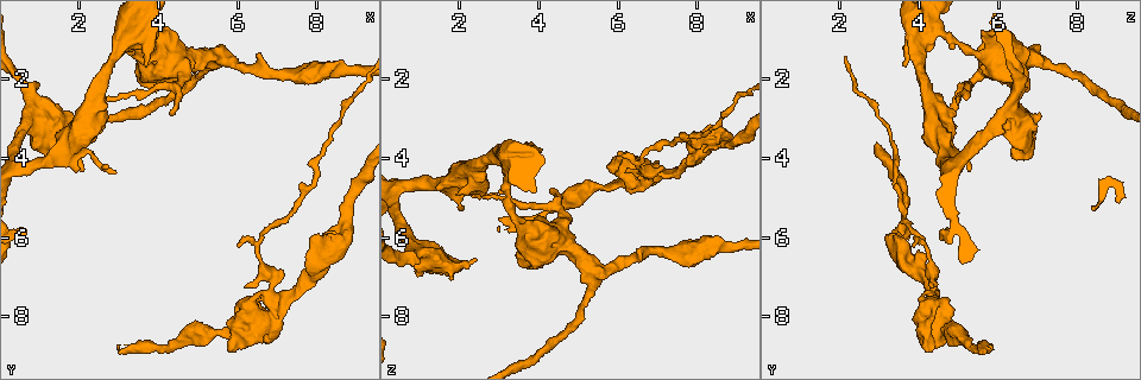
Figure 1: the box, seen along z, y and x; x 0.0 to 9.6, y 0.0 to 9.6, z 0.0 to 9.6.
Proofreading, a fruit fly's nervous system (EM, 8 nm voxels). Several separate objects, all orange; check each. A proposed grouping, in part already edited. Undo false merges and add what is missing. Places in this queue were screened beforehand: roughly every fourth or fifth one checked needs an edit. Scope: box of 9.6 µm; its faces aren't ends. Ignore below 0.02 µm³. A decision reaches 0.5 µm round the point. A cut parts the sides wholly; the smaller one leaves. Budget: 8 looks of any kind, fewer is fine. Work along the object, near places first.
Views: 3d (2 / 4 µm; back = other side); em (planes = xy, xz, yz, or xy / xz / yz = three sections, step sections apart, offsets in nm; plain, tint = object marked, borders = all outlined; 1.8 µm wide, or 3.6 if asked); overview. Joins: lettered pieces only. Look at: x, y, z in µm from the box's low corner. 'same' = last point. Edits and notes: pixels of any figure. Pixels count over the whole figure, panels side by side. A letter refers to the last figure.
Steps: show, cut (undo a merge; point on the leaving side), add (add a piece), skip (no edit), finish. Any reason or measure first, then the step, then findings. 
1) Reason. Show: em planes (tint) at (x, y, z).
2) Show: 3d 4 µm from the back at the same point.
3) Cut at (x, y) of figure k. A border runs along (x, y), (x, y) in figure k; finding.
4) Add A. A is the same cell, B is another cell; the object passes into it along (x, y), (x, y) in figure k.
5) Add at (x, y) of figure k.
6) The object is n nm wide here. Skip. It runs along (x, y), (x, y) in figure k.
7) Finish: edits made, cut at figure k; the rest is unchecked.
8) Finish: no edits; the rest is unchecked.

Abrupt turn. Show: em planes (borders) at (0.65, 2.95, 6.05).

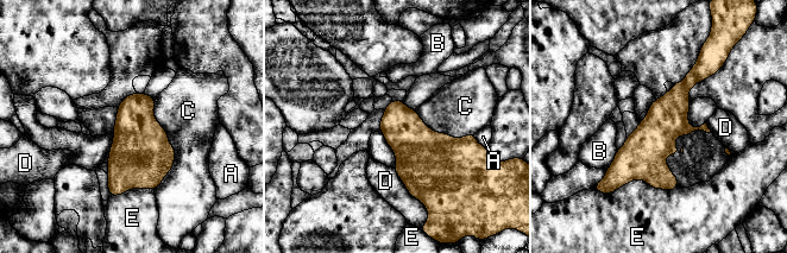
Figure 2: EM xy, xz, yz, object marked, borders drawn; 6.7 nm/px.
Skip. A, B, C, D and E are other cells; a border runs along (155, 97), (174, 164), (153, 189) in figure 2; one neuron here.

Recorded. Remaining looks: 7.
A narrow waist. Show: em xz step 8 (tint) at (5.65, 8.40, 4.75).

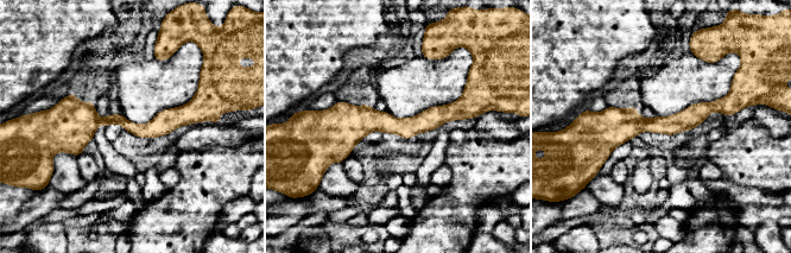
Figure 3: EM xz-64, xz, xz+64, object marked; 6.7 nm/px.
Another direction. Show: em planes (tint) at the same point.

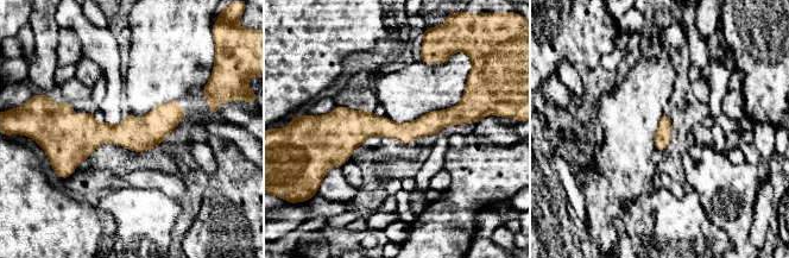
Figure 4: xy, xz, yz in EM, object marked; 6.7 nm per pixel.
Show: em planes (borders) at the same point.

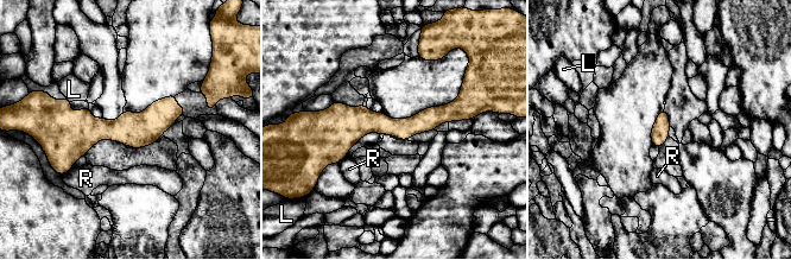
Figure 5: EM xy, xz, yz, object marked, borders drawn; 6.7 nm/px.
Skip. L and R are other cells; a border runs along (346, 156), (337, 163) in figure 5; continuous, no second neuron.

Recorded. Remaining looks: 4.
Three arms meet. Show: em planes (borders) at (6.80, 7.30, 4.40).

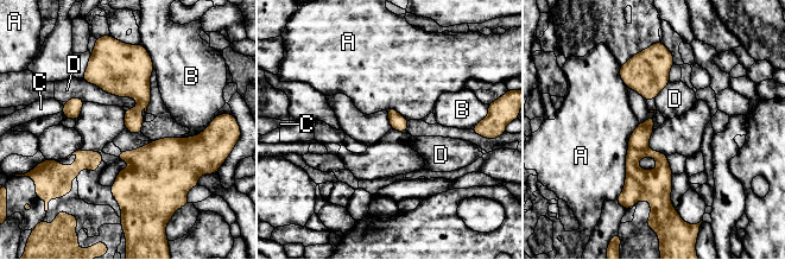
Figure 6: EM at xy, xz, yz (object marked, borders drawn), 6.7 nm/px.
Cut at (631, 194) of figure 6. A, B, C and D are other cells; a border runs along (628, 175), (638, 183), (639, 200) in figure 6; two neurons meet here.

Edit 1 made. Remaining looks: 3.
See it whole again. Show: overview.

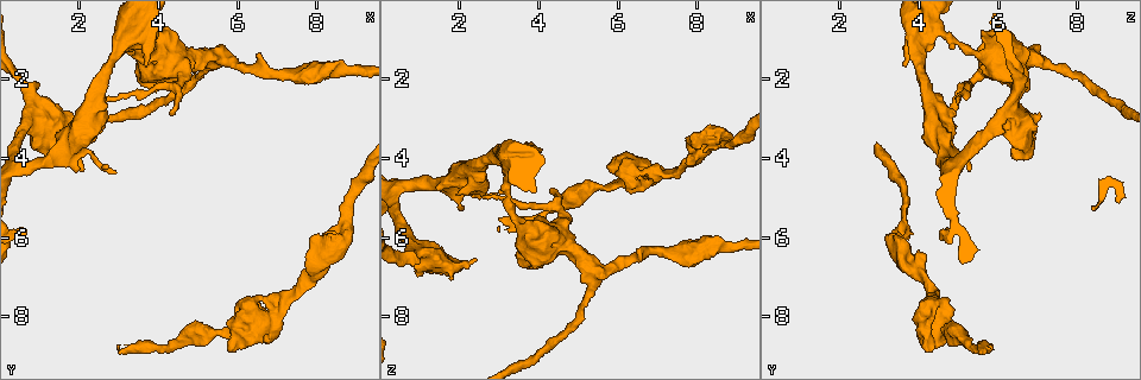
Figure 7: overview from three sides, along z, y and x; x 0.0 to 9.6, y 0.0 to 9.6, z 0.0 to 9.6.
Sudden change in width. Show: em 3.6 µm xy step 4 (borders) at (3.80, 1.50, 6.25).

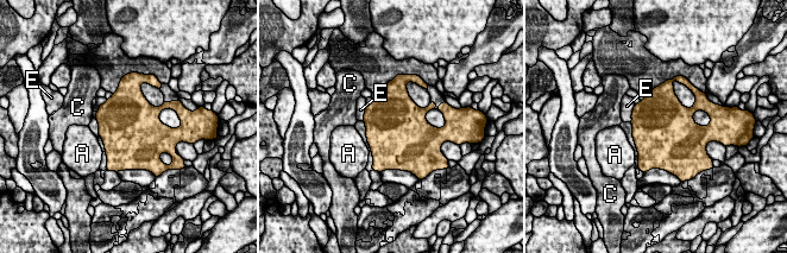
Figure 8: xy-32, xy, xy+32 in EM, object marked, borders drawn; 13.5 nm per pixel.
Show: em 3.6 µm planes (borders) at the same point.

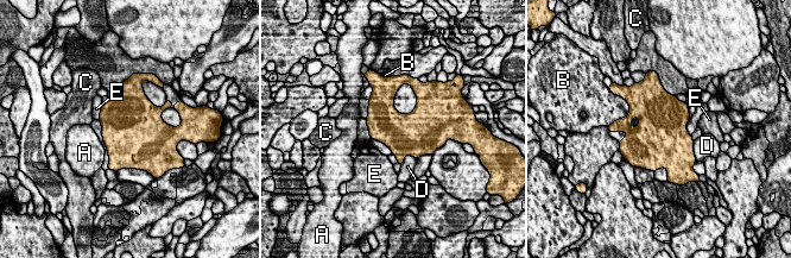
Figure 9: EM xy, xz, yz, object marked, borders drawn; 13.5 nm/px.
The longest contact is with B, 280 nm. Skip. A, B, C, D and E are other cells; all the same neuron.

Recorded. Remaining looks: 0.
Finish: edits made, cut at figure 6; the rest is unchecked.

